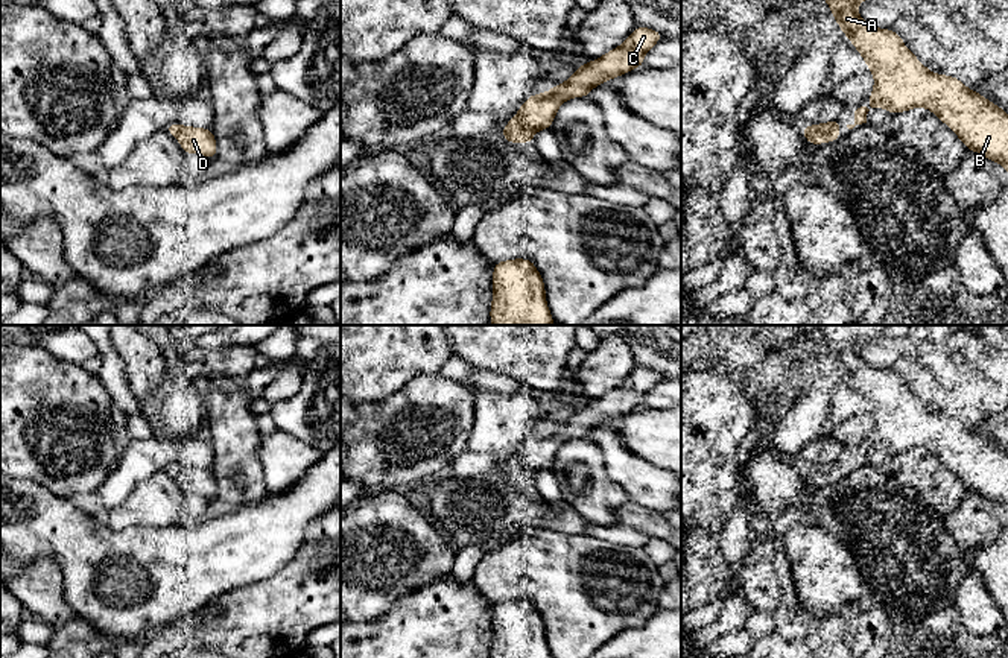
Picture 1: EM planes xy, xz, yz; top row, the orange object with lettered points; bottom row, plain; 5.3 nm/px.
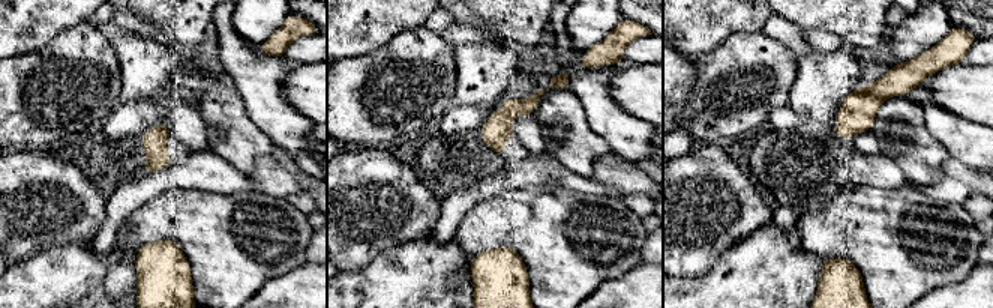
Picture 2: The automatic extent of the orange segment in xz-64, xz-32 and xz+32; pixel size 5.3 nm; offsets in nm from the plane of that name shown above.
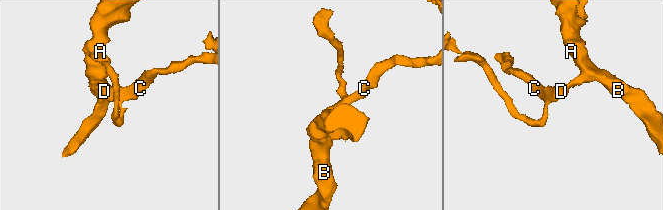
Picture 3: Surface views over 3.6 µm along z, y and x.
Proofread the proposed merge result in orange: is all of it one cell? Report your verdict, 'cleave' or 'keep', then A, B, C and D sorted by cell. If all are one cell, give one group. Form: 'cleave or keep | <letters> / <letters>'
keep | A B C D

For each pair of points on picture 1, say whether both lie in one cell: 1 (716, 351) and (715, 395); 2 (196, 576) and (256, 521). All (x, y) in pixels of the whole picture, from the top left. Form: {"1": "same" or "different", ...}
{"1": "different", "2": "same"}

